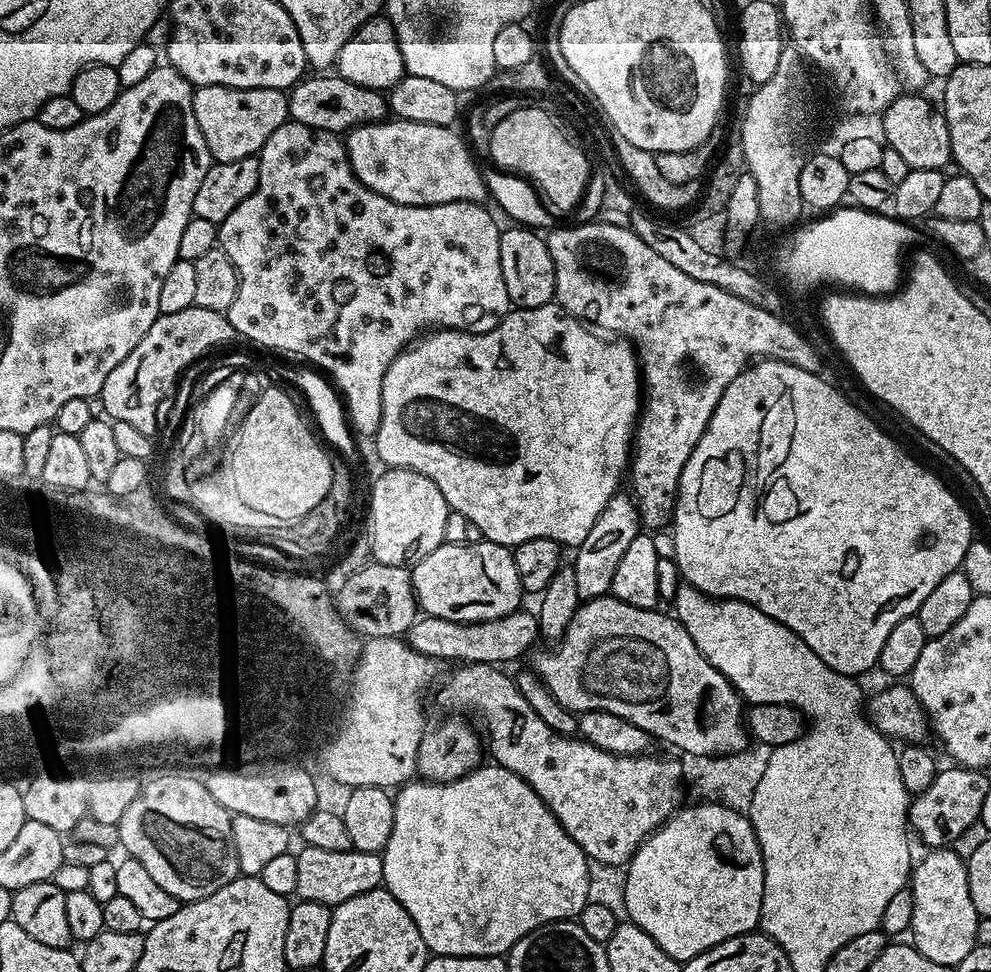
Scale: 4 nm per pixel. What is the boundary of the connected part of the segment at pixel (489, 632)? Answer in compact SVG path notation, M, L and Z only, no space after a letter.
M517 610L502 618L483 620L473 624L450 622L446 618L434 618L421 615L409 626L406 642L418 654L429 656L431 660L456 660L460 664L490 664L493 666L508 666L511 660L516 660L535 640L538 640L538 625L531 611Z

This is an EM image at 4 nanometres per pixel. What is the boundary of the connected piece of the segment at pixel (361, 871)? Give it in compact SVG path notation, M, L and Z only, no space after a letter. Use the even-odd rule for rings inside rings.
M304 846L301 849L301 852L295 853L298 862L295 895L299 899L335 906L346 902L346 898L366 894L366 890L374 890L384 883L384 857L381 853L358 852L353 847L346 850L318 850Z

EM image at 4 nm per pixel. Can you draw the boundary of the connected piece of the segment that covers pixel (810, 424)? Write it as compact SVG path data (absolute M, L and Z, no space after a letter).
M761 358L749 364L734 382L730 382L730 386L726 386L698 446L694 446L680 475L680 493L676 496L676 511L672 513L670 525L672 556L683 583L694 586L707 596L741 600L762 610L762 614L782 622L782 626L798 634L798 638L802 638L802 642L806 642L806 646L810 646L830 670L860 678L863 672L879 665L882 646L886 644L886 638L890 638L890 630L894 630L902 618L916 615L922 602L926 602L926 594L930 594L946 574L963 565L974 533L972 520L960 505L961 497L951 487L948 489L930 469L923 468L910 453L903 452L862 409L855 408L822 377L781 360Z

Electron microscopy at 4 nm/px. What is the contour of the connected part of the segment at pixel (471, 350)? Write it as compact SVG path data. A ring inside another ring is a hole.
M556 302L543 304L537 308L516 308L515 310L509 311L508 315L500 321L500 324L491 328L488 332L455 332L452 328L432 330L427 334L421 335L411 346L405 347L403 350L397 352L394 362L386 370L384 381L382 382L380 425L374 437L376 456L388 468L409 468L418 474L426 474L426 478L430 478L430 482L434 482L434 486L438 486L438 490L442 490L442 498L446 498L449 509L458 514L466 514L466 518L470 518L470 522L474 522L474 526L478 526L480 535L485 540L489 540L495 544L515 546L522 542L530 542L534 538L546 538L561 546L567 546L567 544L569 546L575 546L582 542L582 538L586 538L586 534L590 534L590 526L594 526L594 522L598 522L598 514L602 514L606 502L610 502L610 498L617 495L619 488L616 487L619 486L620 480L622 484L622 477L625 475L630 463L632 437L636 430L636 421L640 415L641 403L642 377L640 375L640 362L635 348L627 340L623 338L605 338L603 335L597 334L584 321L578 320L575 316L564 311L559 303Z

